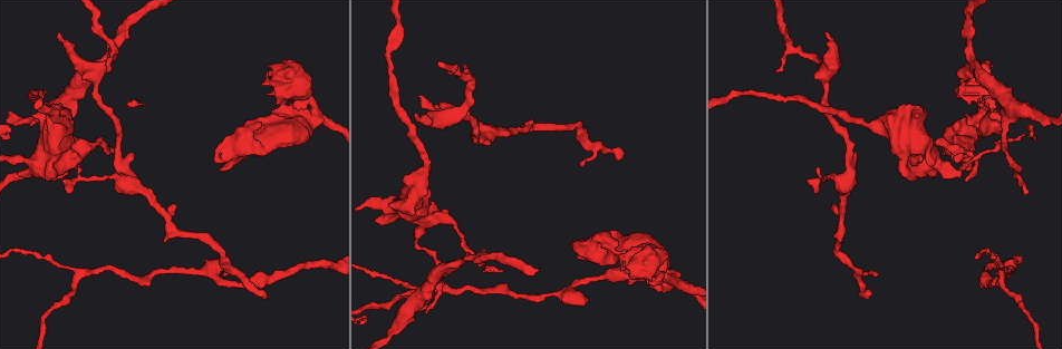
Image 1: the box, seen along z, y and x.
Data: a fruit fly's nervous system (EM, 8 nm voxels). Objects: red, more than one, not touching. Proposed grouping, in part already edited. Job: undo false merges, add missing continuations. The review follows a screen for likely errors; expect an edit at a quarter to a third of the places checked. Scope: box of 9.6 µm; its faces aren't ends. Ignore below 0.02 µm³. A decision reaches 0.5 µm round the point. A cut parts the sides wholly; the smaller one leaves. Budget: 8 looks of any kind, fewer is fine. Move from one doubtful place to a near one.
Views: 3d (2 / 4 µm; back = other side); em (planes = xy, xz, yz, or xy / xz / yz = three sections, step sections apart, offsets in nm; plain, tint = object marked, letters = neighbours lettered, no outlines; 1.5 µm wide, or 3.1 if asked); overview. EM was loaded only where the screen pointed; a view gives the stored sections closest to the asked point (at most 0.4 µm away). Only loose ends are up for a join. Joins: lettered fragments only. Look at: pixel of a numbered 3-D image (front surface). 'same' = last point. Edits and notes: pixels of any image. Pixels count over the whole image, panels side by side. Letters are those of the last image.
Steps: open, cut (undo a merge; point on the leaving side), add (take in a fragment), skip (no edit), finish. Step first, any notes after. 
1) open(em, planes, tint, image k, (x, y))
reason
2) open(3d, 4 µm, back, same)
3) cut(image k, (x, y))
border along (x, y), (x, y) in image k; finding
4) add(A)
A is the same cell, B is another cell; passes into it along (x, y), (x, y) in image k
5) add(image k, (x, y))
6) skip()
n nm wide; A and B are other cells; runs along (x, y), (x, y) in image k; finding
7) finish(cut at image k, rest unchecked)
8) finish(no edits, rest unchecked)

open(3d, 2 µm, image 1, (596, 278))
a narrow waist

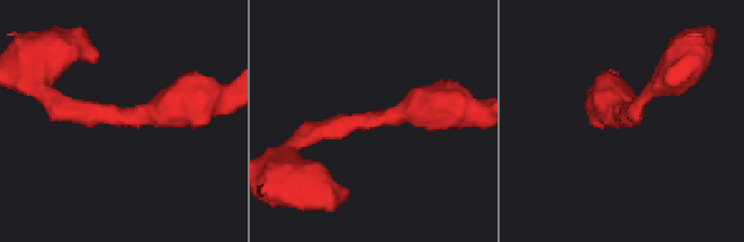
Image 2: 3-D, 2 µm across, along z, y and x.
open(em, xy, step 4, tint, image 2, (124, 113))
arms of 240, 300 nm

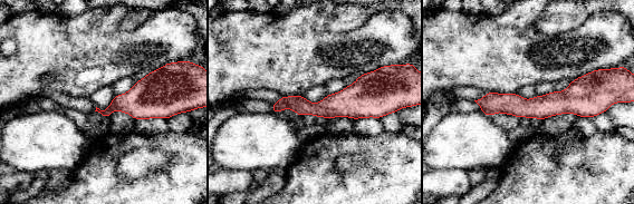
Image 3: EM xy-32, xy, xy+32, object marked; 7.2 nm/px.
open(em, planes, letters, same)

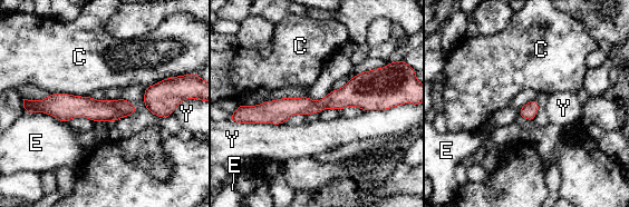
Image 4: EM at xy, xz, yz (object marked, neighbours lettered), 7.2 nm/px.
skip()
C, E and Y are other cells; runs along (384, 100), (334, 99), (250, 111) in image 4; continuous, no second cell

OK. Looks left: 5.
open(em, planes, plain, image 1, (624, 155))
an open end

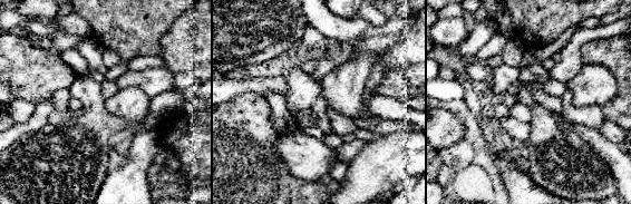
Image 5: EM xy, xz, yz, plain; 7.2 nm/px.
open(em, planes, letters, same)

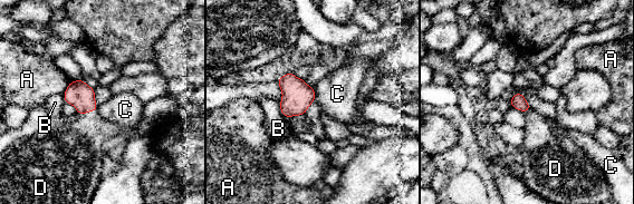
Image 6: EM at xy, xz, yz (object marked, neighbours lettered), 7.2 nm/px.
add(D)
D is the same cell, A, B and C are other cells; passes into it along (78, 94), (87, 112), (79, 145) in image 6; the cell continues

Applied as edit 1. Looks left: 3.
finish(add at image 6, rest unchecked)

